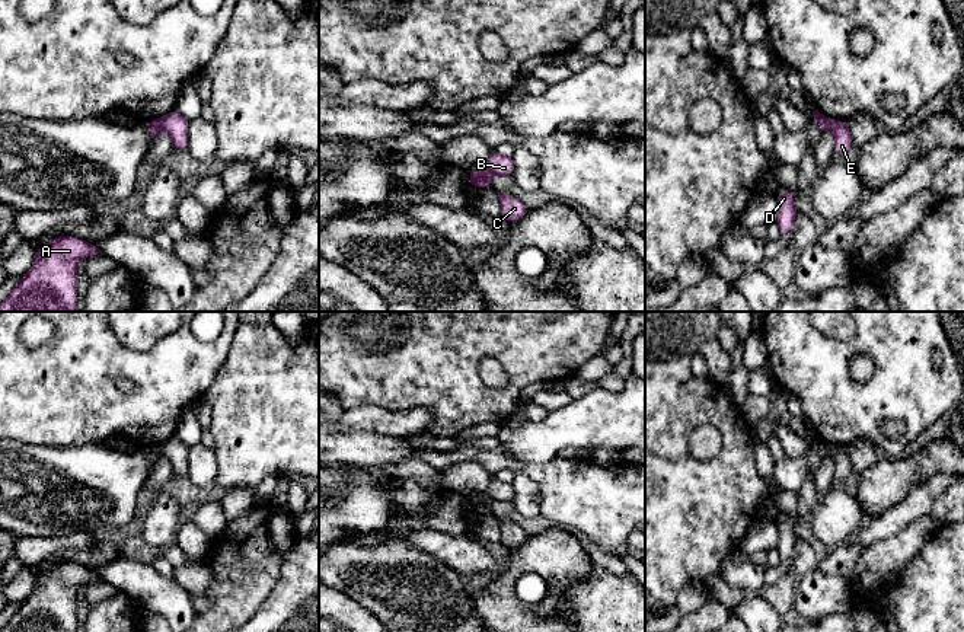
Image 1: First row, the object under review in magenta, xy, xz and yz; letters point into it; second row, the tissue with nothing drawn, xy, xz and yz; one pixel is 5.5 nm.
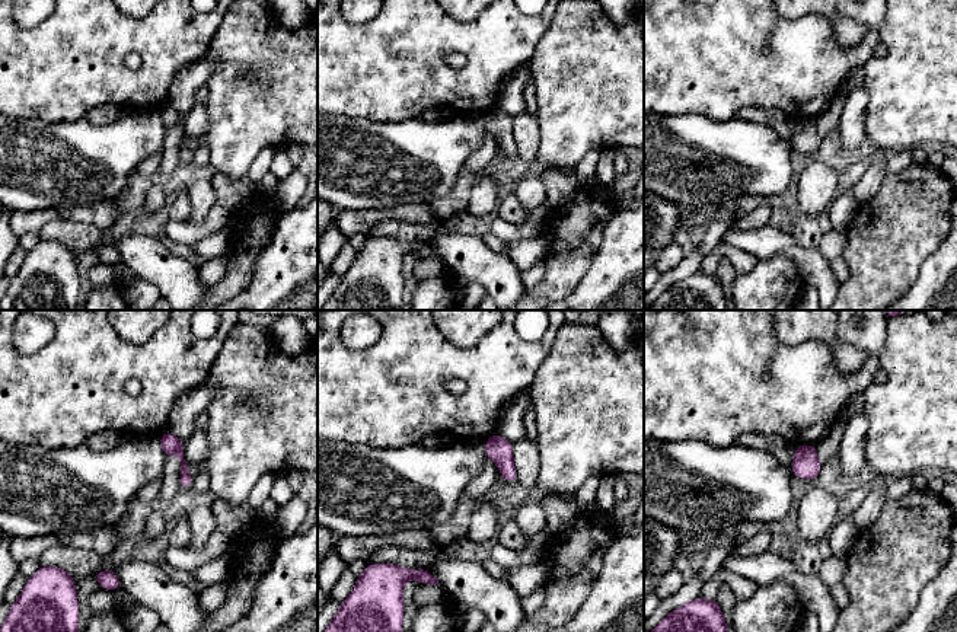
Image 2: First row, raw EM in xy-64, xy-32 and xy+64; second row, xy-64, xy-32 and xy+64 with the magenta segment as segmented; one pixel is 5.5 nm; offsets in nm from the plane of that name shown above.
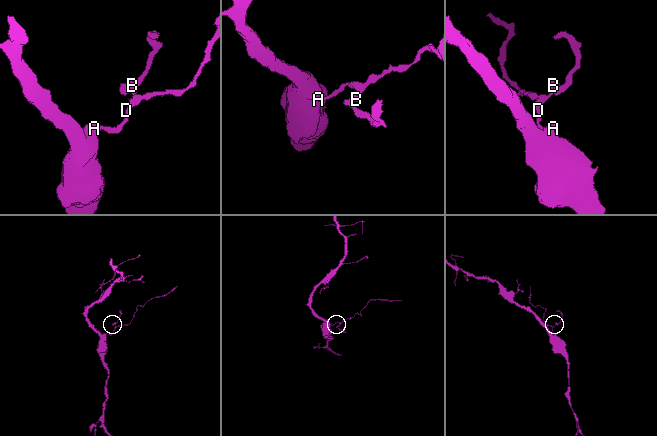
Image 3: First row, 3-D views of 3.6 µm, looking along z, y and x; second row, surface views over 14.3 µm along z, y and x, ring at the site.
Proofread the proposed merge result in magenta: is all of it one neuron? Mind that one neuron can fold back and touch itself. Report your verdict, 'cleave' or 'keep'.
cleave

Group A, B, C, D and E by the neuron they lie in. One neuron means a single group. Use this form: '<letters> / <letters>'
A B D / C E

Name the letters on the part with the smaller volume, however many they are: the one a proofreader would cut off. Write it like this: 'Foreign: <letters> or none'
Foreign: C, E

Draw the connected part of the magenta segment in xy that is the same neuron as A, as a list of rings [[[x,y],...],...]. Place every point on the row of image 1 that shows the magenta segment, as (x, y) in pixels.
[[[57,236],[36,248],[36,261],[0,304],[0,312],[77,312],[77,264],[102,253],[90,242]]]

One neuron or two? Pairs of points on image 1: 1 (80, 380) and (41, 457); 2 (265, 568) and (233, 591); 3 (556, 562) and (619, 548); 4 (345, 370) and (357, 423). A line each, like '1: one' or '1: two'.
1: two
2: one
3: two
4: two

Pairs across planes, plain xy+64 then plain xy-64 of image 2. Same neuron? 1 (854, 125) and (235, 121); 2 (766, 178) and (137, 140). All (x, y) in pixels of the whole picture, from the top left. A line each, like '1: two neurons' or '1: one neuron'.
1: two neurons
2: one neuron

